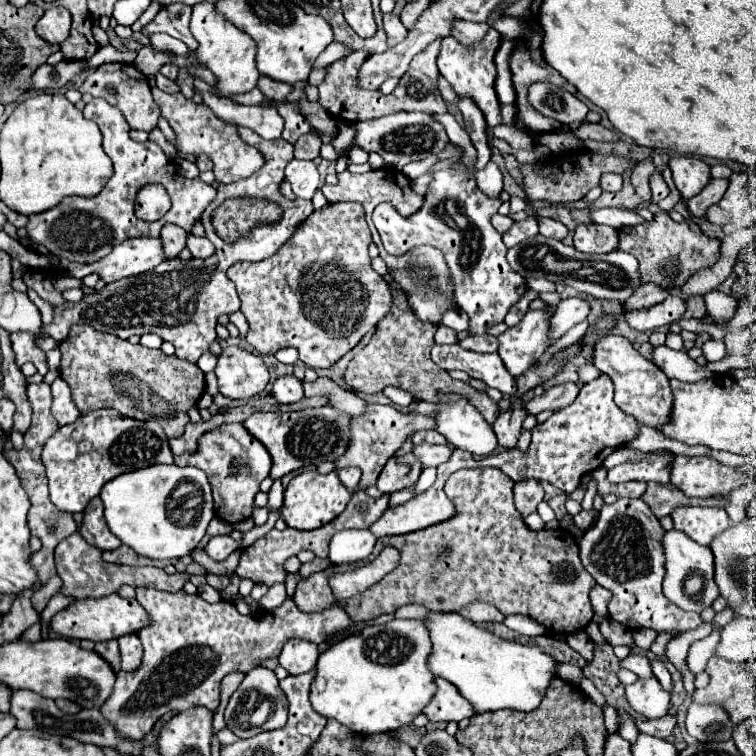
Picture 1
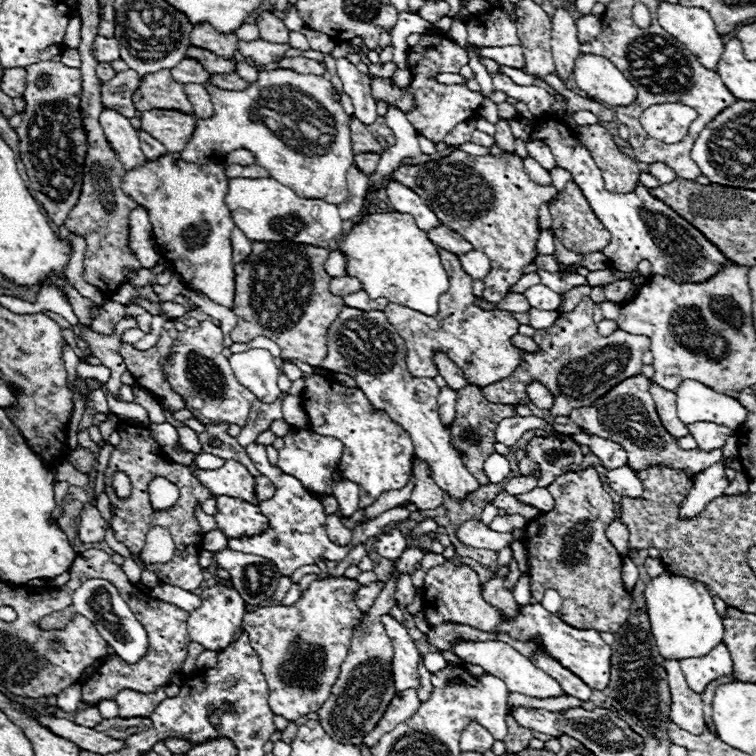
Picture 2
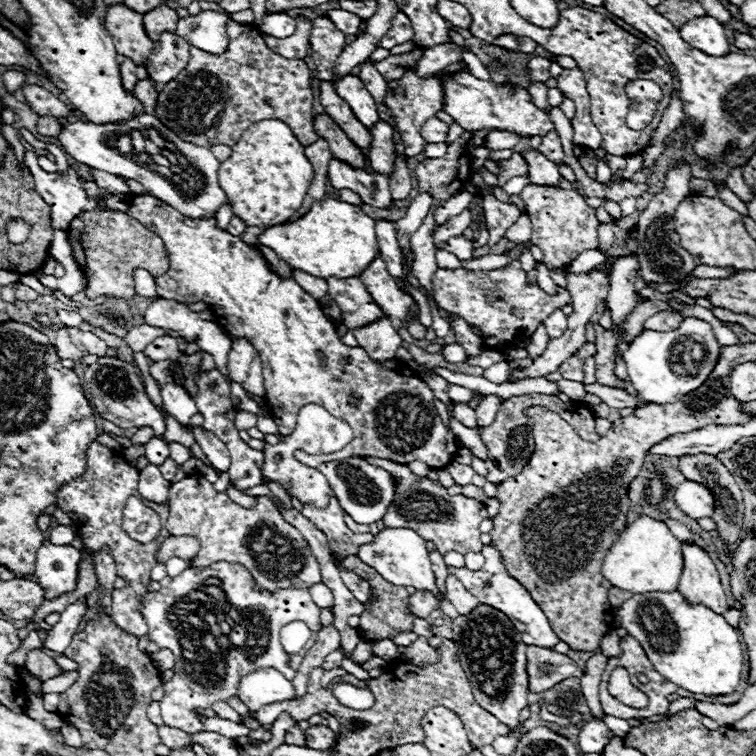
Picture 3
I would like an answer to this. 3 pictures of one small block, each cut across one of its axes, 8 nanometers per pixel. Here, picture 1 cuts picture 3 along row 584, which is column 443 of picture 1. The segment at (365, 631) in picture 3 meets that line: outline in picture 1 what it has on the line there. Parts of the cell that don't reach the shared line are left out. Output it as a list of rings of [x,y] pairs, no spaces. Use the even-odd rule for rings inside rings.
[[[392,288],[392,308],[386,314],[386,318],[378,322],[370,344],[348,364],[348,370],[344,374],[346,384],[364,394],[376,394],[382,392],[386,386],[396,386],[414,394],[414,398],[422,402],[436,402],[438,394],[456,392],[464,396],[488,420],[488,424],[494,424],[496,418],[500,416],[498,404],[492,398],[488,398],[486,392],[478,392],[466,382],[452,380],[446,370],[438,368],[430,360],[430,348],[434,346],[434,332],[436,324],[418,320],[406,302],[406,296],[400,290]]]

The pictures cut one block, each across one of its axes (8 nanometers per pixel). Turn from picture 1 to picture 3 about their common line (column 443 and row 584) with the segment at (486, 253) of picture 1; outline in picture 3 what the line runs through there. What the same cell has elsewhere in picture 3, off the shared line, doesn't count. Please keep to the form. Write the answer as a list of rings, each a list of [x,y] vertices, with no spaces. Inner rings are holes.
[[[216,562],[208,568],[194,570],[186,568],[180,576],[174,578],[174,582],[168,588],[162,588],[158,592],[162,598],[154,598],[154,592],[148,592],[144,596],[144,608],[142,614],[148,624],[148,636],[152,642],[156,642],[160,648],[172,650],[176,658],[174,676],[164,684],[164,698],[160,700],[160,710],[164,724],[172,728],[182,728],[184,732],[202,732],[202,720],[198,714],[202,710],[210,708],[218,700],[228,700],[232,696],[238,696],[238,684],[240,678],[244,678],[248,672],[256,672],[256,668],[270,668],[274,666],[280,670],[288,680],[294,678],[296,668],[300,666],[306,648],[310,648],[316,640],[316,634],[320,630],[320,608],[312,602],[308,590],[298,588],[282,588],[276,592],[260,592],[252,586],[252,576],[246,568],[240,564],[228,564],[228,562]],[[300,620],[310,628],[310,640],[306,648],[300,654],[288,656],[280,644],[280,630],[284,624]]]

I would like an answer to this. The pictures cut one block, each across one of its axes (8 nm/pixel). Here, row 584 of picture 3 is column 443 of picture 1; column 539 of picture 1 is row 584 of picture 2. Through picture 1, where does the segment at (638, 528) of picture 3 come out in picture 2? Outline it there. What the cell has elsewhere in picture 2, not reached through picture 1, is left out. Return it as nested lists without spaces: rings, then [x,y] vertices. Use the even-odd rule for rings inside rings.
[[[664,572],[646,584],[644,600],[646,600],[646,610],[650,616],[652,636],[656,640],[660,654],[666,660],[704,656],[718,642],[722,642],[722,636],[724,636],[722,618],[718,616],[714,608],[712,594],[702,582]]]

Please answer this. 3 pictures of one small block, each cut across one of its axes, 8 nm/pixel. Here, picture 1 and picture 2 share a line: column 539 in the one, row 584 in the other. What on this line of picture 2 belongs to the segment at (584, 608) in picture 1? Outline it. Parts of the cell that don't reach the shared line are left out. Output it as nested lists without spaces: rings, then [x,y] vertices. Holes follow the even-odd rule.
[[[594,466],[558,476],[548,486],[548,492],[556,502],[554,510],[530,520],[522,540],[528,550],[532,598],[540,602],[544,592],[552,588],[562,598],[560,620],[574,628],[614,634],[628,620],[632,604],[630,594],[622,586],[622,556],[606,538],[606,528],[616,518],[616,504]]]

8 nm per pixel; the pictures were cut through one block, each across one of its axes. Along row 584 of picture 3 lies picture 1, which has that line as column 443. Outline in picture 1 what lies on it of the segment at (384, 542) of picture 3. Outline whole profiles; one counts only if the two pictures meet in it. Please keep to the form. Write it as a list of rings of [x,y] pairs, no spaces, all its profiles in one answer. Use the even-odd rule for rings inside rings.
[[[458,394],[440,396],[440,414],[436,414],[436,420],[438,432],[454,448],[466,450],[474,456],[488,456],[498,446],[492,426]]]

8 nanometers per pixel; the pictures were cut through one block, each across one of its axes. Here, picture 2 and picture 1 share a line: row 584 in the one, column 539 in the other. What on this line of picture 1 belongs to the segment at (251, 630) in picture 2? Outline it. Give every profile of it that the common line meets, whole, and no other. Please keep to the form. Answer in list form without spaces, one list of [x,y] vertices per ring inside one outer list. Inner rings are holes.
[[[528,310],[524,318],[498,336],[498,354],[512,376],[534,366],[550,346],[552,310]]]

